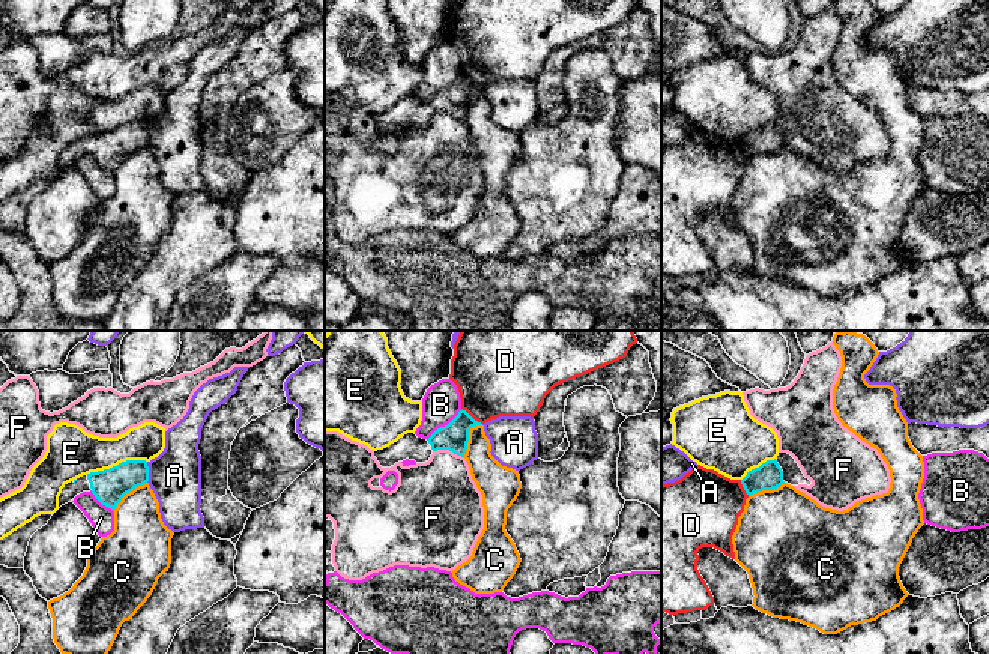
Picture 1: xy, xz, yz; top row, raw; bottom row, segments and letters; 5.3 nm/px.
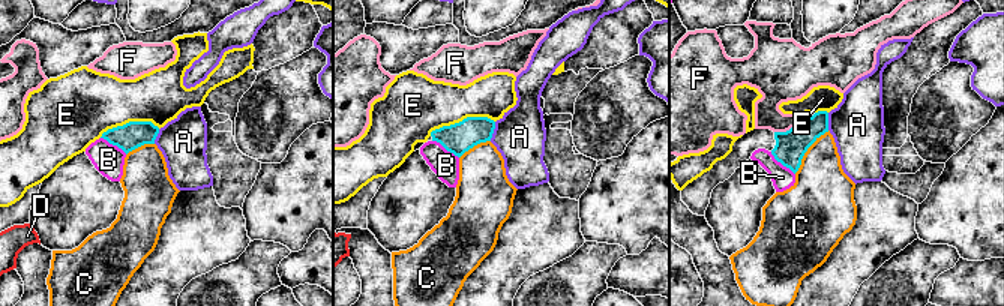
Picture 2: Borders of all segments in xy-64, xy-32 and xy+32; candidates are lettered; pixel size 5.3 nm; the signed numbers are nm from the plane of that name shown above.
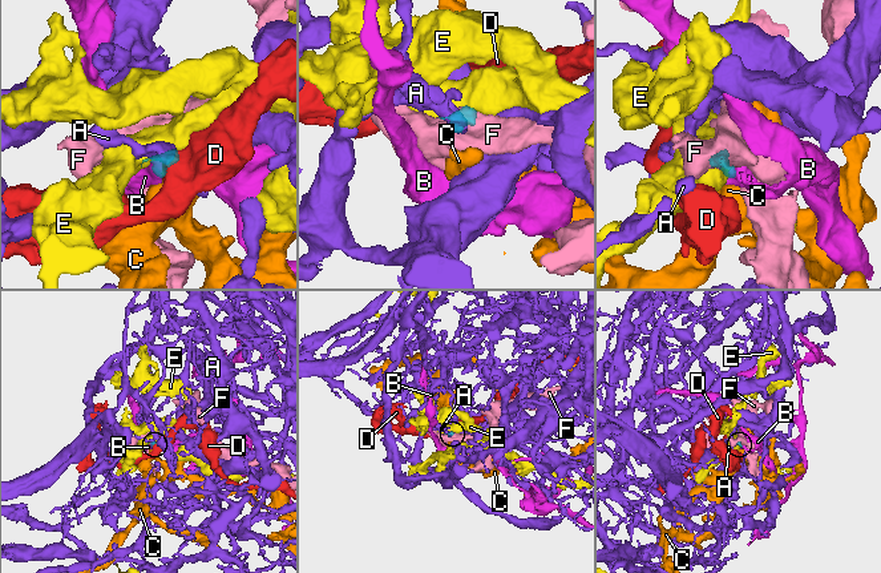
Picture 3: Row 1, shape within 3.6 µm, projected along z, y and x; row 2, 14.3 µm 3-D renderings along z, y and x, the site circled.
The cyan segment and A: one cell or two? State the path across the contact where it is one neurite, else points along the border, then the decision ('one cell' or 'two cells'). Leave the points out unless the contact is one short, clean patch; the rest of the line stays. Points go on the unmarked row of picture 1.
border xy (146, 125), (148, 145); two cells

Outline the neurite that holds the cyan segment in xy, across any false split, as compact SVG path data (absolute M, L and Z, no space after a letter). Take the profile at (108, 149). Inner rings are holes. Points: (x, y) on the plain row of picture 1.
M126 123L110 132L90 135L65 147L59 159L59 171L83 155L92 155L105 170L116 173L122 161L149 144L146 123Z

